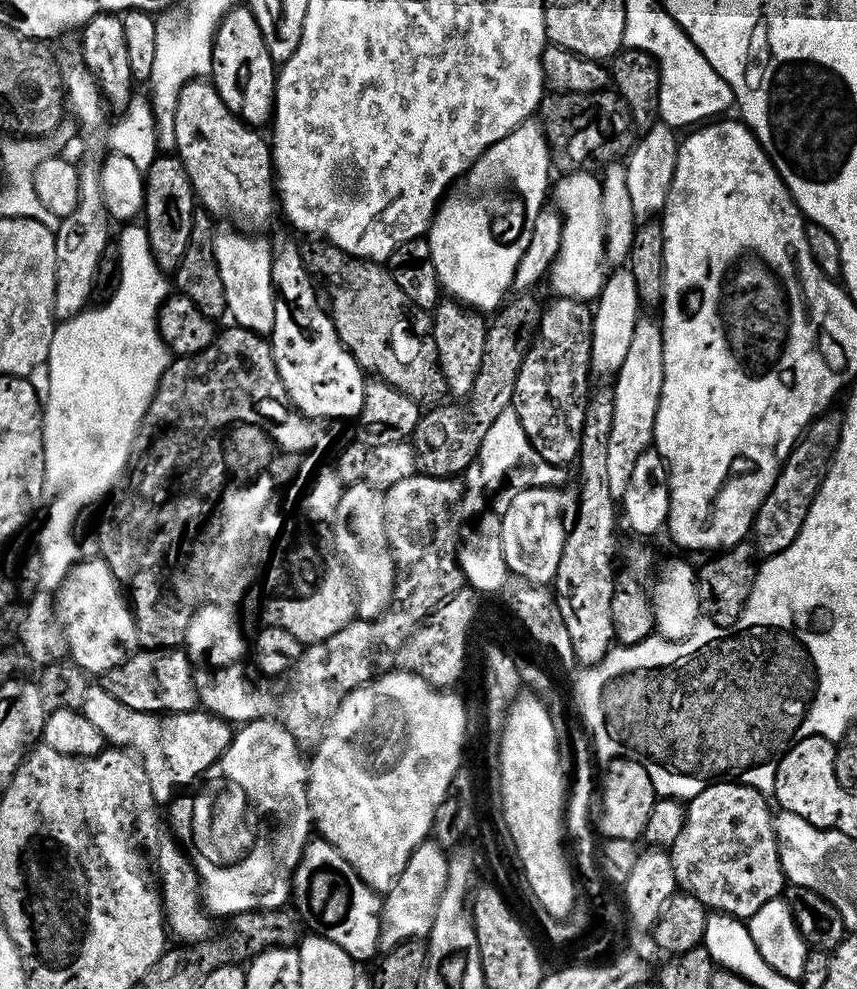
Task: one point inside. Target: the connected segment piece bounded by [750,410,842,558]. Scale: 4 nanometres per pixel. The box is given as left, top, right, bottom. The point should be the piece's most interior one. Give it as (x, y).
(776, 524)

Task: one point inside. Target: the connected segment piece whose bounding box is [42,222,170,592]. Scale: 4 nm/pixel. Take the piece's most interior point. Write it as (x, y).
(104, 364)

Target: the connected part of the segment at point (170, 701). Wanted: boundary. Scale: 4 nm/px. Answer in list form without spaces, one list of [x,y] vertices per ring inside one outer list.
[[[164,646],[159,650],[137,650],[125,664],[112,669],[106,676],[106,687],[118,702],[130,706],[130,710],[171,714],[193,711],[201,703],[202,692],[196,688],[196,676],[192,673],[193,657],[176,646]]]

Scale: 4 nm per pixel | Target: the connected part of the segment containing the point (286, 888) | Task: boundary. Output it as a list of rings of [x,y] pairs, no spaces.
[[[279,719],[251,720],[250,723],[243,725],[235,733],[231,744],[228,745],[228,749],[216,759],[215,764],[211,764],[207,768],[203,776],[196,781],[194,787],[185,791],[179,798],[171,801],[172,828],[177,832],[173,833],[178,837],[180,843],[184,845],[188,855],[192,857],[196,873],[200,876],[202,903],[213,917],[219,918],[219,916],[224,916],[223,918],[231,918],[237,916],[240,912],[280,910],[285,907],[284,903],[286,905],[289,903],[290,893],[294,887],[294,873],[301,867],[302,857],[309,847],[309,845],[307,846],[308,835],[311,834],[312,828],[314,829],[312,806],[307,796],[310,764],[306,756],[304,760],[304,756],[300,751],[302,751],[302,748],[296,737],[290,734],[290,730],[284,727]]]

